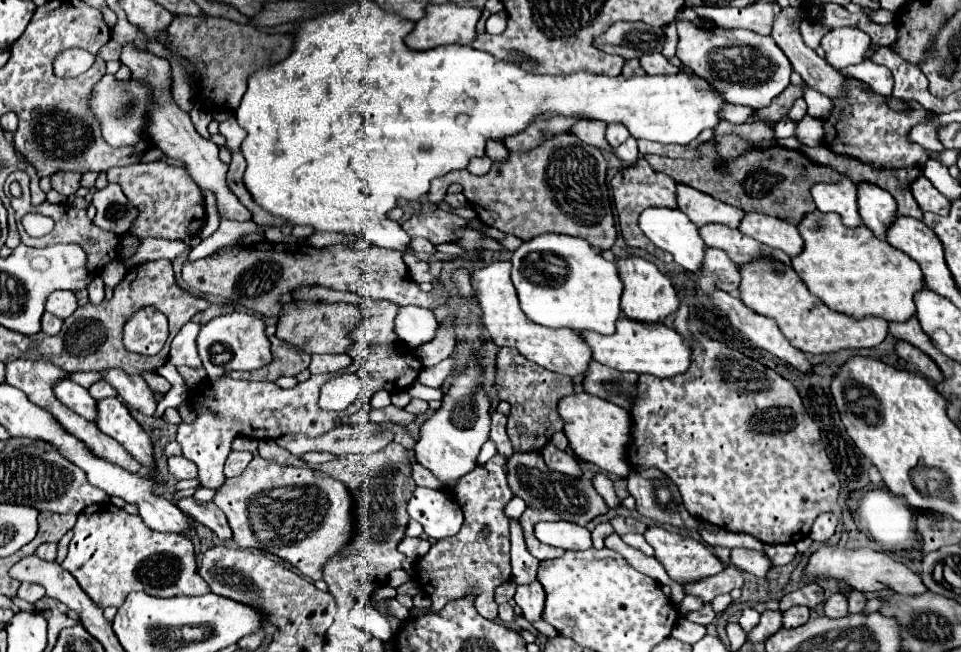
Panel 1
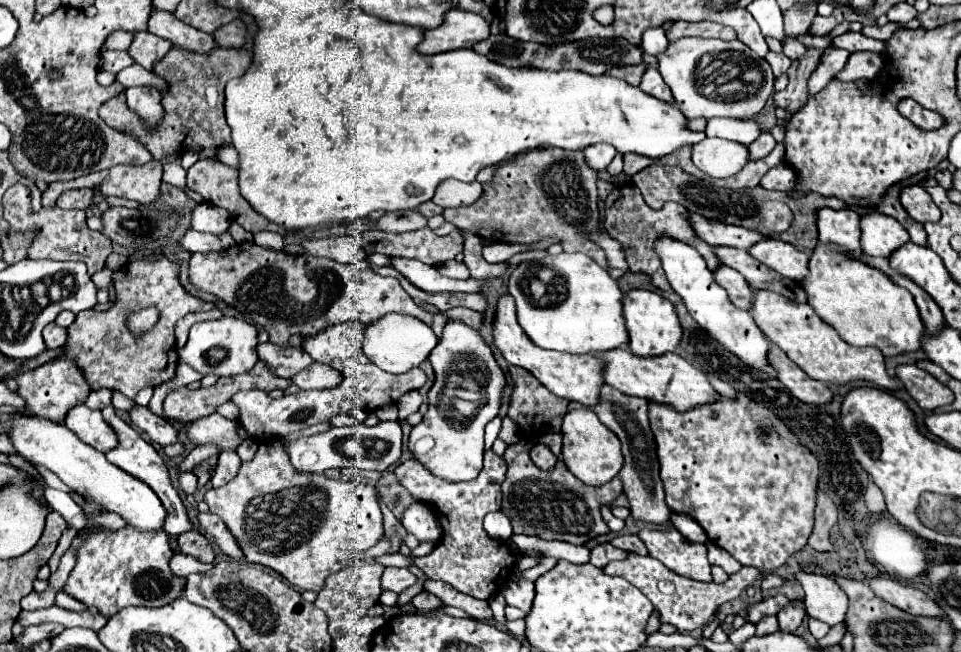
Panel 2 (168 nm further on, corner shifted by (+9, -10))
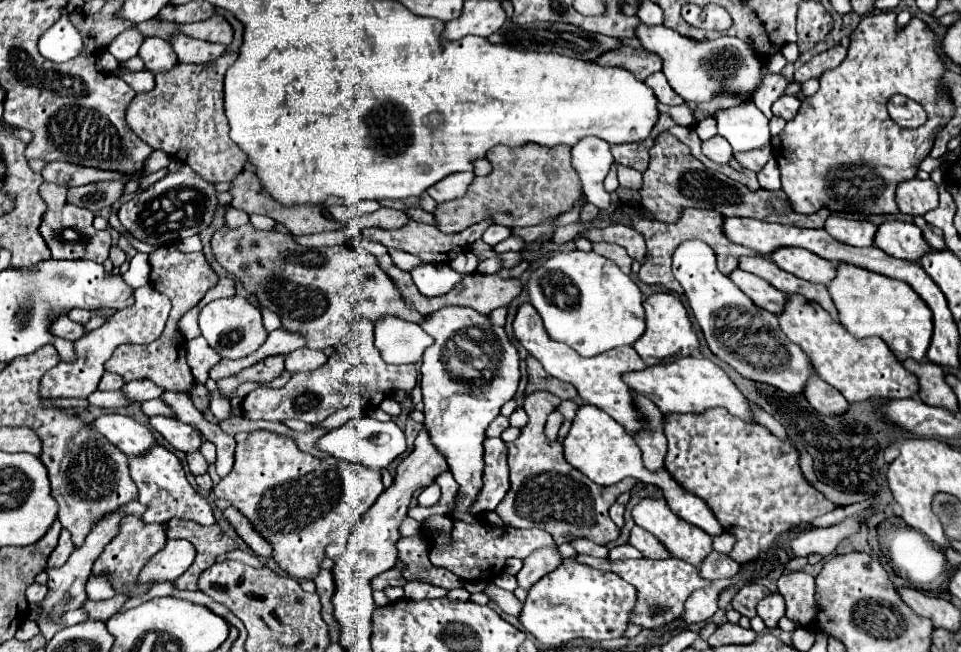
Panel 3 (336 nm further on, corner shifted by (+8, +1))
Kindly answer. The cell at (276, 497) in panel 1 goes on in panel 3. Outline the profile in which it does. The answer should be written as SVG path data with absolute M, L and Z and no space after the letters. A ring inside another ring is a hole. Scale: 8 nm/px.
M252 431L236 447L234 469L220 479L212 489L218 499L228 499L250 523L268 539L274 547L274 561L294 579L314 579L320 571L324 559L324 549L330 543L346 543L350 531L358 519L374 505L374 501L384 491L382 473L350 463L336 457L318 459L310 453L298 449L292 437L270 433L270 431Z

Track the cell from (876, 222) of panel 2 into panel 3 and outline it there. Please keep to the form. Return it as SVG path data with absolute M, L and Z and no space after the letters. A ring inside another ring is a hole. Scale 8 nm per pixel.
M886 221L878 227L876 247L896 259L906 259L912 263L932 251L930 245L924 241L922 231L914 223L902 221Z

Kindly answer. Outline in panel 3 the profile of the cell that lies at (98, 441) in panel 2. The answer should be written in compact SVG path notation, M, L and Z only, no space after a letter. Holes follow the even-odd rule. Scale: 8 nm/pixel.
M118 413L102 415L92 423L92 427L128 457L144 455L156 443L152 431L128 415L118 415Z

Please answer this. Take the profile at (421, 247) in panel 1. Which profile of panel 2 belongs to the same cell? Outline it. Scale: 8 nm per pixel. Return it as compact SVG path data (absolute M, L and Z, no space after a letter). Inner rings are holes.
M451 260L451 262L445 262L441 266L435 266L437 272L441 276L447 276L447 278L459 278L459 280L467 280L469 278L469 270L463 262L457 262L457 260Z

